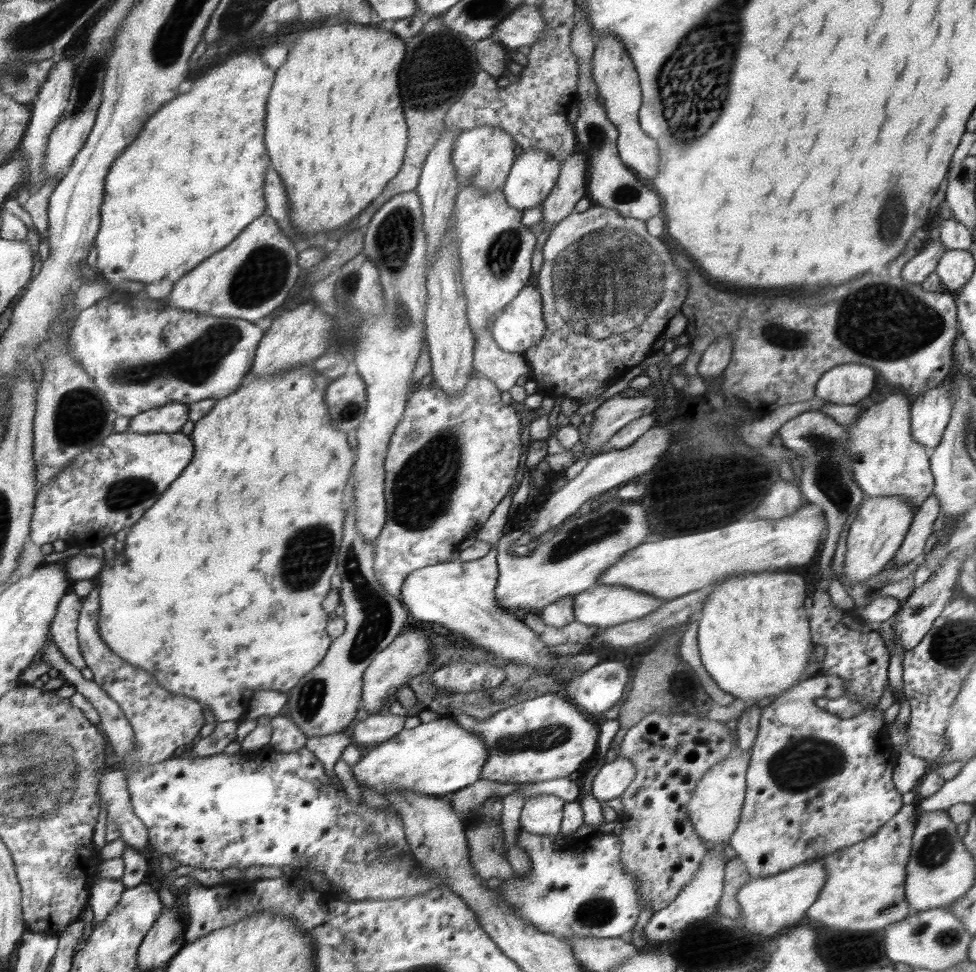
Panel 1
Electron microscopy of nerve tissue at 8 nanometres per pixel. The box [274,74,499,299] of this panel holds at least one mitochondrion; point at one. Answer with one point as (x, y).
(393, 240)

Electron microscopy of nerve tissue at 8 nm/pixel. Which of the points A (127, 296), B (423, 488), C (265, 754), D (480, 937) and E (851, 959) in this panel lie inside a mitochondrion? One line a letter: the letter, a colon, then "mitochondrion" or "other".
A: other
B: mitochondrion
C: other
D: other
E: other

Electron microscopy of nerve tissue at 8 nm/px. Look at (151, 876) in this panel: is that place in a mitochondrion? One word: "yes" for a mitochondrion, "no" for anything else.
no

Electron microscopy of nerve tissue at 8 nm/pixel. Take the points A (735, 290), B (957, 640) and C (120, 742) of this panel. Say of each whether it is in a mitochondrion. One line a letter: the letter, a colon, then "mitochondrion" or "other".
A: other
B: mitochondrion
C: other

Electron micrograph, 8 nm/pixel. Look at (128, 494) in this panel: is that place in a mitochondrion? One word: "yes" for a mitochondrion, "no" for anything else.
yes

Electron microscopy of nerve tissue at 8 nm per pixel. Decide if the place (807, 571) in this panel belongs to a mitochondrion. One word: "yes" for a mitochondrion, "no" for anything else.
no

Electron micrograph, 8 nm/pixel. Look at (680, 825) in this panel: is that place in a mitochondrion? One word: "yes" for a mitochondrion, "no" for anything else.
no

